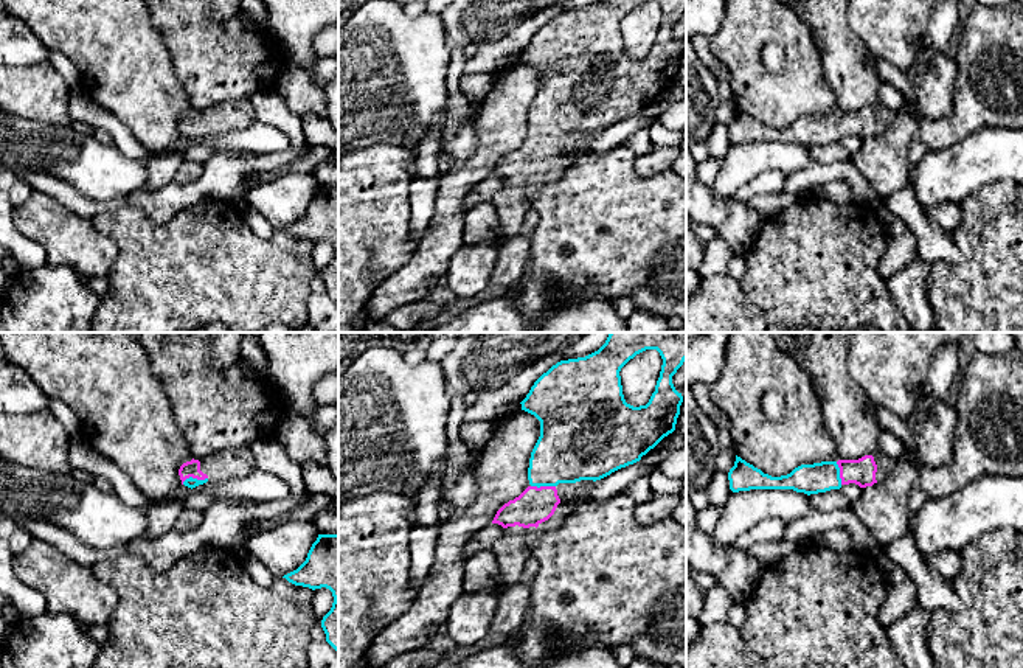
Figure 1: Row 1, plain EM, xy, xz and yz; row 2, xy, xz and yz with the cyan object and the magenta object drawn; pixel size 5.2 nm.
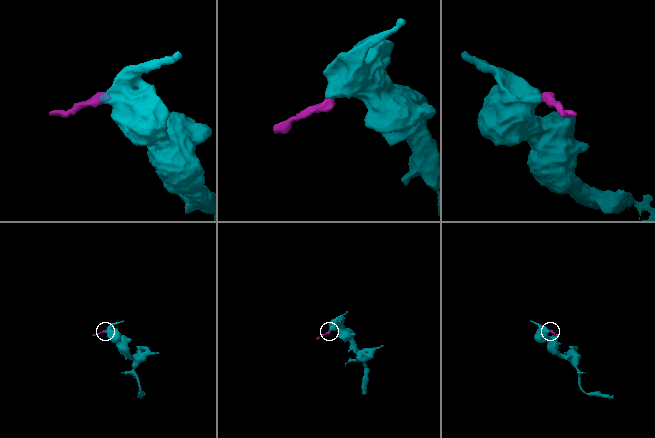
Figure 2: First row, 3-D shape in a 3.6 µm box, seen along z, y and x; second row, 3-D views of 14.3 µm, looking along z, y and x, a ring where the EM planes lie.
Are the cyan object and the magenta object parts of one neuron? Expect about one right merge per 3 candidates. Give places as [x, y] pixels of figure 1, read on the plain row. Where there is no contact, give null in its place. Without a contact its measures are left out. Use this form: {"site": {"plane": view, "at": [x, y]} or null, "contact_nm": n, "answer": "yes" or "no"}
{"site": {"plane": "xy", "at": [194, 131]}, "contact_nm": 140, "answer": "yes"}

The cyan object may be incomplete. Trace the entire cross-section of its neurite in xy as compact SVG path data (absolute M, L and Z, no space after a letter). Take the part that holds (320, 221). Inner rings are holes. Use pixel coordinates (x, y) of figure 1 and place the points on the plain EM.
M338 185L318 186L306 213L283 230L295 238L312 242L326 239L332 244L334 255L331 263L323 269L321 280L326 286L326 294L338 306Z

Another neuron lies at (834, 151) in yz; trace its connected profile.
M831 141L826 144L810 146L809 157L812 162L827 165L834 162L849 160L851 154L840 141Z

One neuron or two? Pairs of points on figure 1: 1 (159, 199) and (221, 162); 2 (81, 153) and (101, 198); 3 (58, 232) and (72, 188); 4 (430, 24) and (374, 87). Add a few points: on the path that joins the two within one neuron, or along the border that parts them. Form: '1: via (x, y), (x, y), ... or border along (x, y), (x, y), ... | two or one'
1: via (176, 198), (194, 193), (208, 179) | one
2: via (81, 163), (81, 171), (97, 187) | one
3: border along (34, 190), (52, 196), (90, 221) | two
4: via (419, 39), (387, 72) | one

